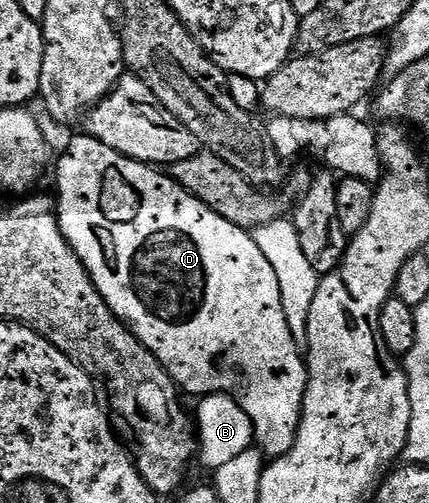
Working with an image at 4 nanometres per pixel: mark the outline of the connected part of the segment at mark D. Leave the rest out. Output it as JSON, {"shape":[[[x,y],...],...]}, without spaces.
{"shape":[[[88,133],[80,134],[66,145],[65,152],[57,163],[55,202],[57,220],[63,237],[69,242],[73,252],[83,261],[89,276],[93,278],[95,289],[99,289],[103,301],[107,301],[111,313],[115,313],[117,319],[122,319],[135,338],[165,366],[165,372],[173,378],[173,382],[182,392],[190,391],[191,394],[197,395],[196,397],[217,392],[233,396],[253,422],[253,438],[261,454],[265,457],[286,455],[293,448],[299,429],[301,410],[305,404],[305,386],[309,380],[309,368],[303,358],[302,348],[301,351],[297,348],[300,347],[299,340],[288,327],[287,316],[280,299],[279,280],[271,262],[264,257],[262,250],[256,245],[252,234],[246,228],[231,225],[231,221],[219,217],[219,213],[203,205],[203,201],[199,201],[191,193],[182,191],[176,186],[168,174],[160,175],[157,172],[160,170],[156,166],[129,159],[126,155],[115,153],[115,149],[107,149],[107,145],[103,145]]]}

